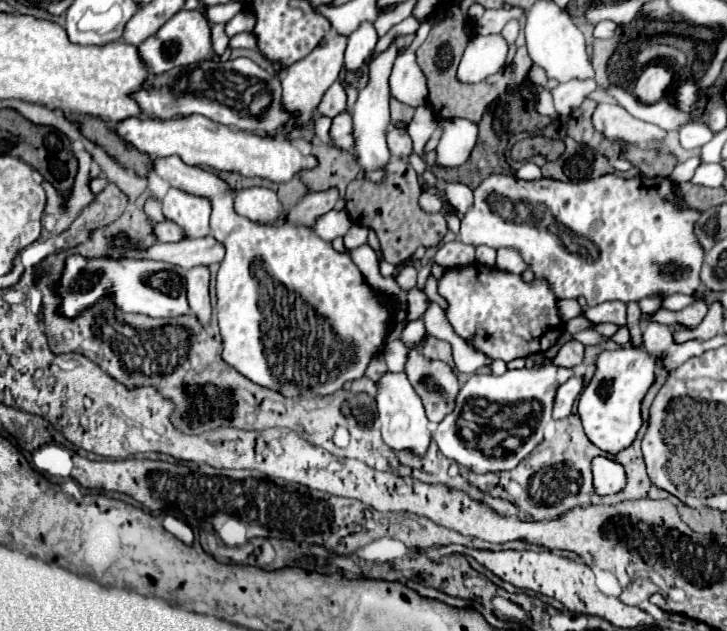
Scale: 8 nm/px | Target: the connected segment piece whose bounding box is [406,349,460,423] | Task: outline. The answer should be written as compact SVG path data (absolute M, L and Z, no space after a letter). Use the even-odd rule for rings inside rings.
M410 349L406 375L420 395L426 415L430 421L442 421L454 409L454 397L460 389L460 383L452 371L442 361L428 361L416 349Z

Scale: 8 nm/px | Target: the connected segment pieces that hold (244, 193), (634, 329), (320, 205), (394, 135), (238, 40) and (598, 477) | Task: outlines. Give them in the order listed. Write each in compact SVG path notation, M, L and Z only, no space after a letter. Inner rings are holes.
M250 187L236 191L234 209L236 213L258 223L274 223L282 211L278 195L272 189L264 187Z
M628 303L628 329L632 347L642 347L642 311L638 303Z
M330 187L326 191L310 191L304 199L300 199L296 207L292 207L292 211L288 213L288 221L310 227L320 215L334 209L338 197L340 195L336 187Z
M390 125L388 129L388 147L390 153L398 159L408 159L412 155L412 139L408 135L406 129L396 129L394 125Z
M238 33L236 37L230 39L230 47L246 47L246 49L256 49L256 35L252 33Z
M598 455L592 459L592 483L596 495L612 495L624 489L626 471L612 455Z

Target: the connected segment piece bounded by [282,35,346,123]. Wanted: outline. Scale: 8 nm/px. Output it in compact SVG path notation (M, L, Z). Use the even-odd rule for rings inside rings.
M332 35L330 39L326 39L324 47L314 49L310 55L300 59L300 63L292 63L292 67L288 67L288 71L282 79L284 107L288 107L288 111L296 111L296 115L300 115L300 119L304 119L304 123L308 123L308 119L314 119L316 109L318 109L326 89L338 79L340 69L344 65L344 49L346 49L346 37Z

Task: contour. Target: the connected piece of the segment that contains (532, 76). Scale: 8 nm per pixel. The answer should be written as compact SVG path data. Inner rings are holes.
M532 65L528 78L530 81L532 81L532 83L534 83L534 85L538 85L538 87L546 87L548 79L545 71L540 67Z

